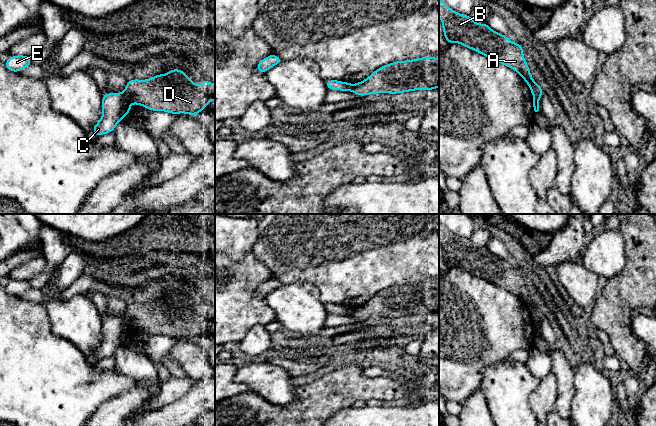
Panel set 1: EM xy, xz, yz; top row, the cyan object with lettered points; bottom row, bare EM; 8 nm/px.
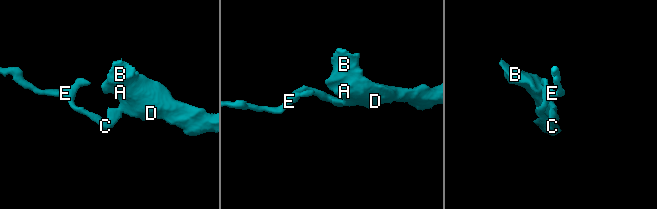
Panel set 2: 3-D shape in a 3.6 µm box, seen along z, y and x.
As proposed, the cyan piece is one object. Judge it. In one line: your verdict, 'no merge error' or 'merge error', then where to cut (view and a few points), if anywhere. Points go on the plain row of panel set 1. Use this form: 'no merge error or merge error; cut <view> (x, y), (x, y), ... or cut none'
merge error; cut xy (123, 316), (131, 326)

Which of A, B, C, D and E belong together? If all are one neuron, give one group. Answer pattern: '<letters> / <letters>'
A B D / C E

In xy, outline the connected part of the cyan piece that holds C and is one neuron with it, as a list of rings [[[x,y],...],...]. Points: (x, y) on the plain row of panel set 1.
[[[107,317],[102,320],[102,341],[98,347],[93,350],[93,356],[96,360],[111,357],[116,349],[122,346],[122,343],[131,336],[131,325],[123,317]]]

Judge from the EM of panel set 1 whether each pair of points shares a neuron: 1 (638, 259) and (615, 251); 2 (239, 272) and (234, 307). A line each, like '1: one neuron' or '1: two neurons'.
1: two neurons
2: one neuron

